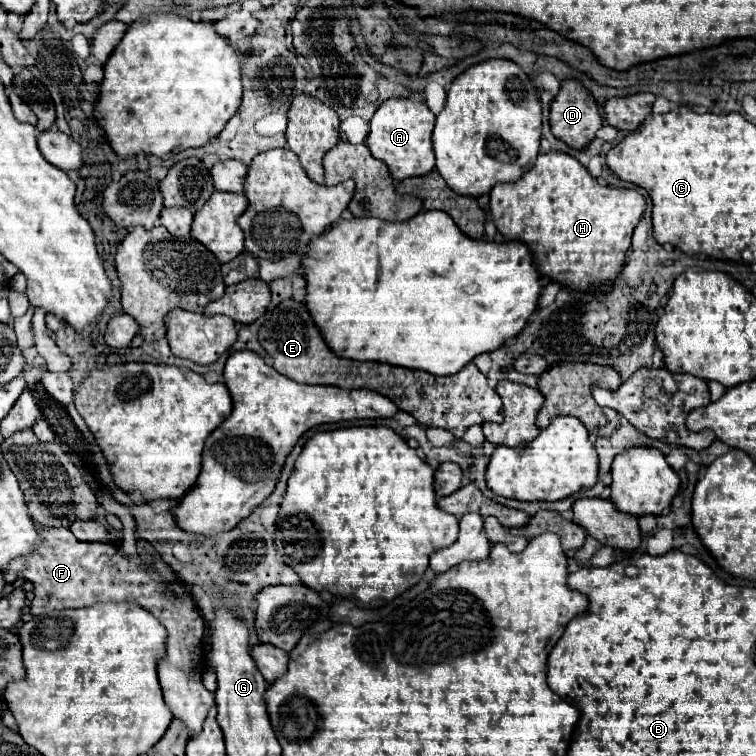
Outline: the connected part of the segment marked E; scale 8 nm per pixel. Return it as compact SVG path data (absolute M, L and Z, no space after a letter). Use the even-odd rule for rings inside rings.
M294 298L280 302L272 310L270 318L262 324L258 332L258 340L268 356L274 360L274 368L300 384L332 384L348 390L368 388L380 392L396 402L400 410L412 414L418 424L450 430L456 438L462 438L472 424L502 422L502 400L496 390L488 386L488 378L472 362L452 376L434 376L424 370L340 358L328 348L306 304L296 302Z

